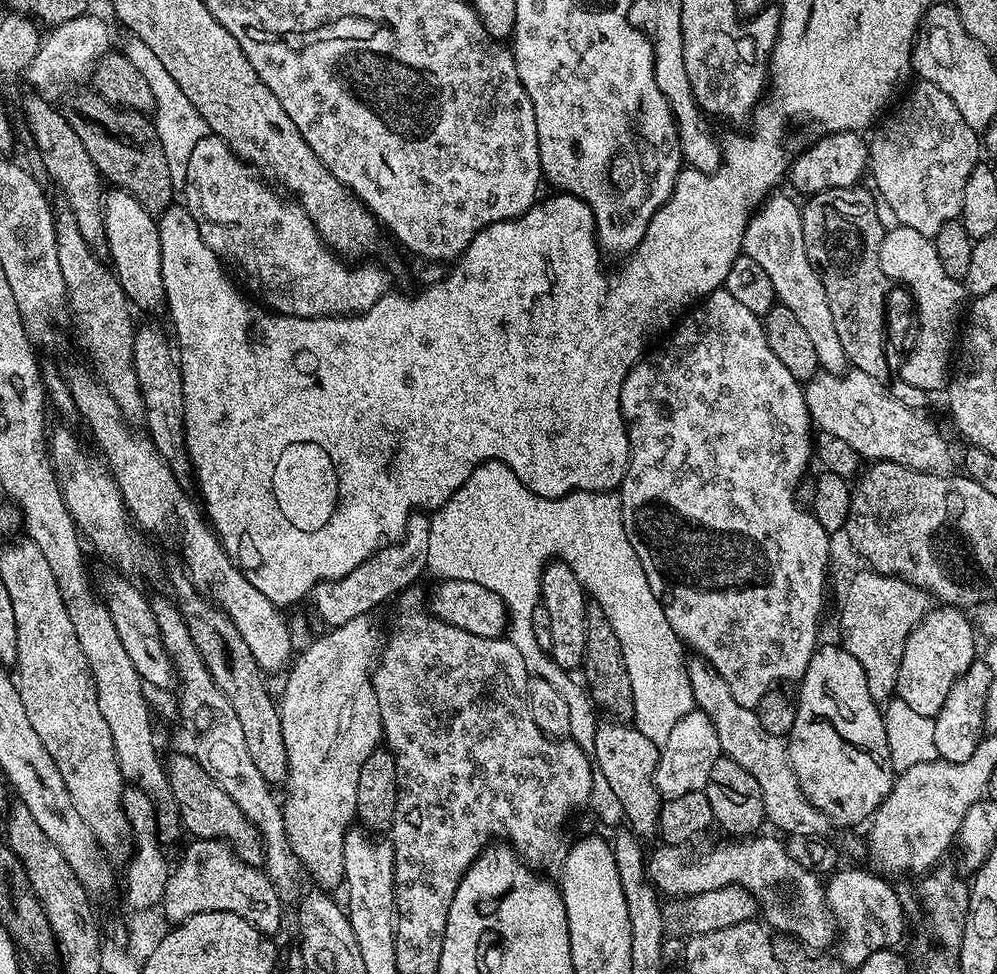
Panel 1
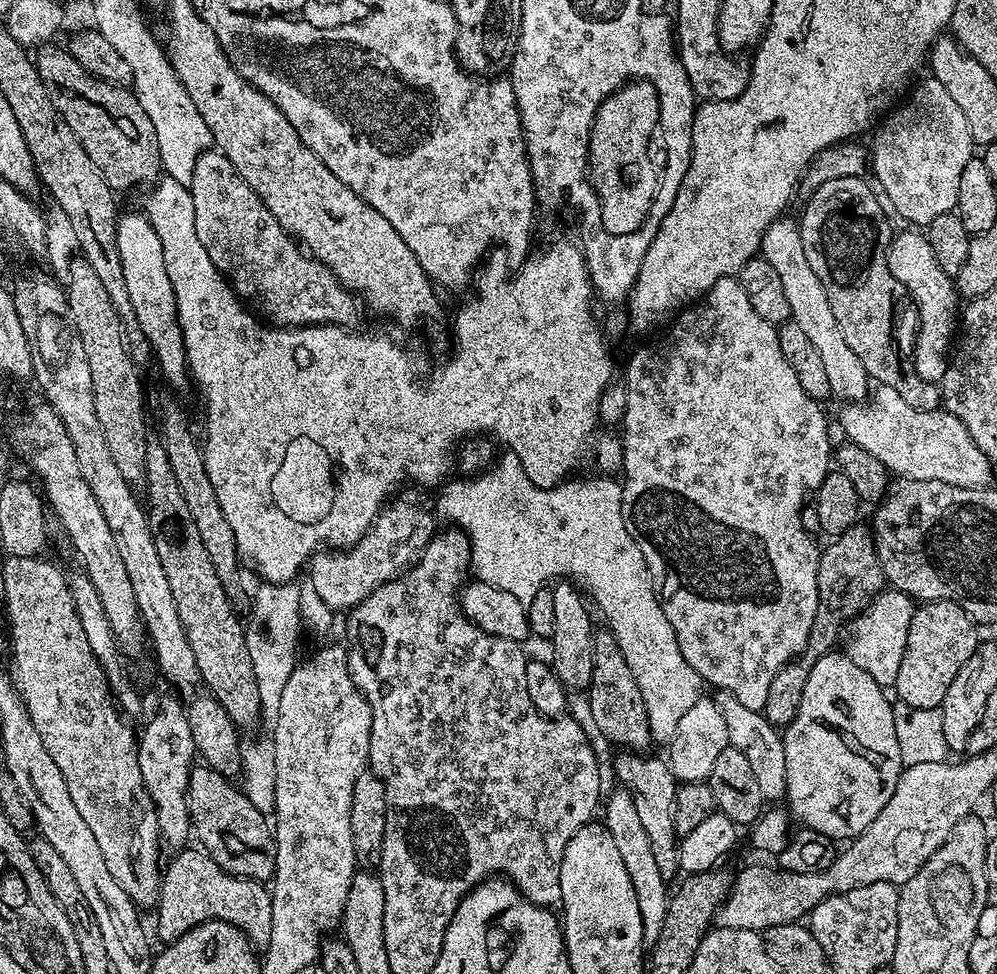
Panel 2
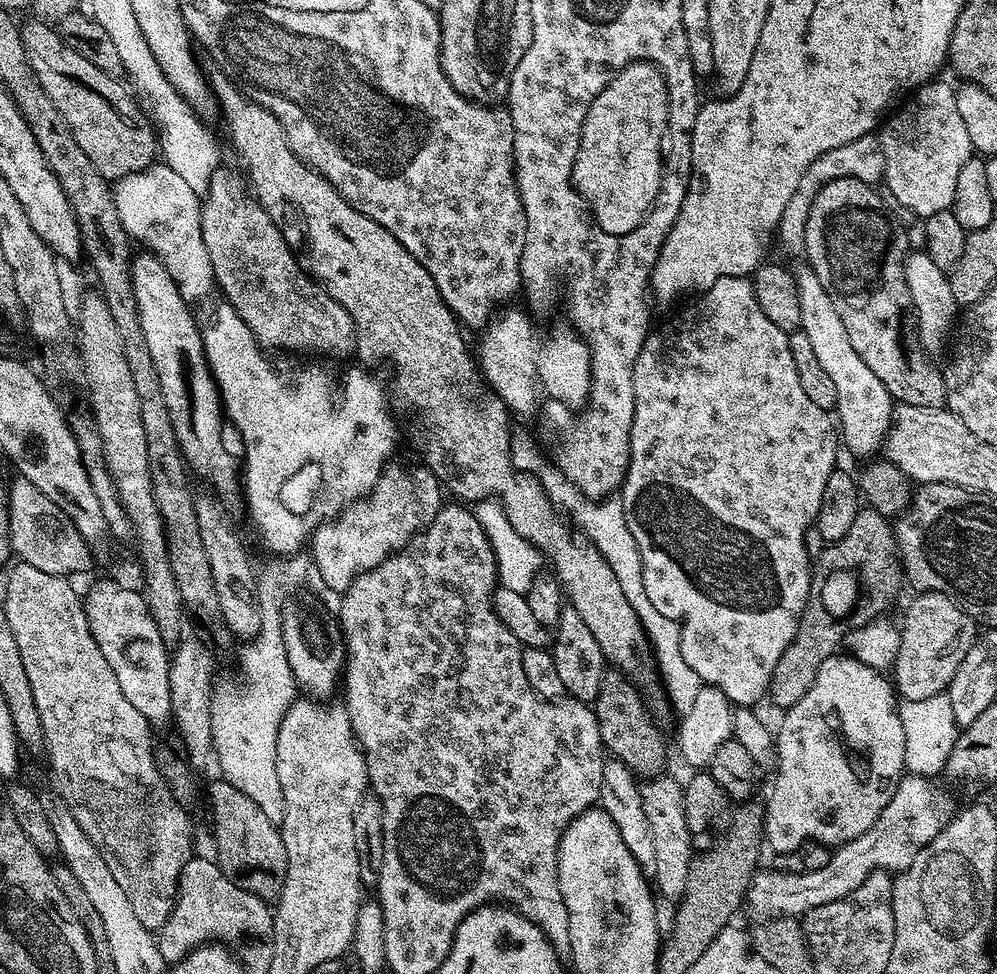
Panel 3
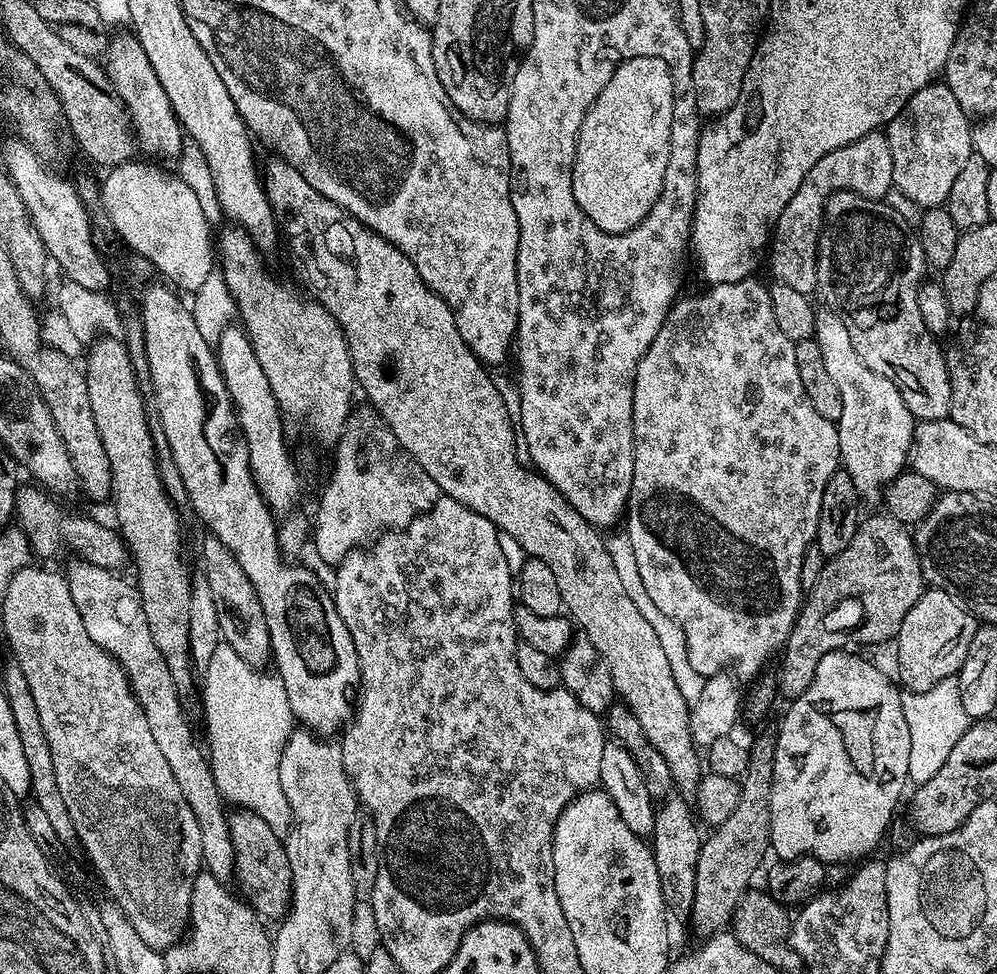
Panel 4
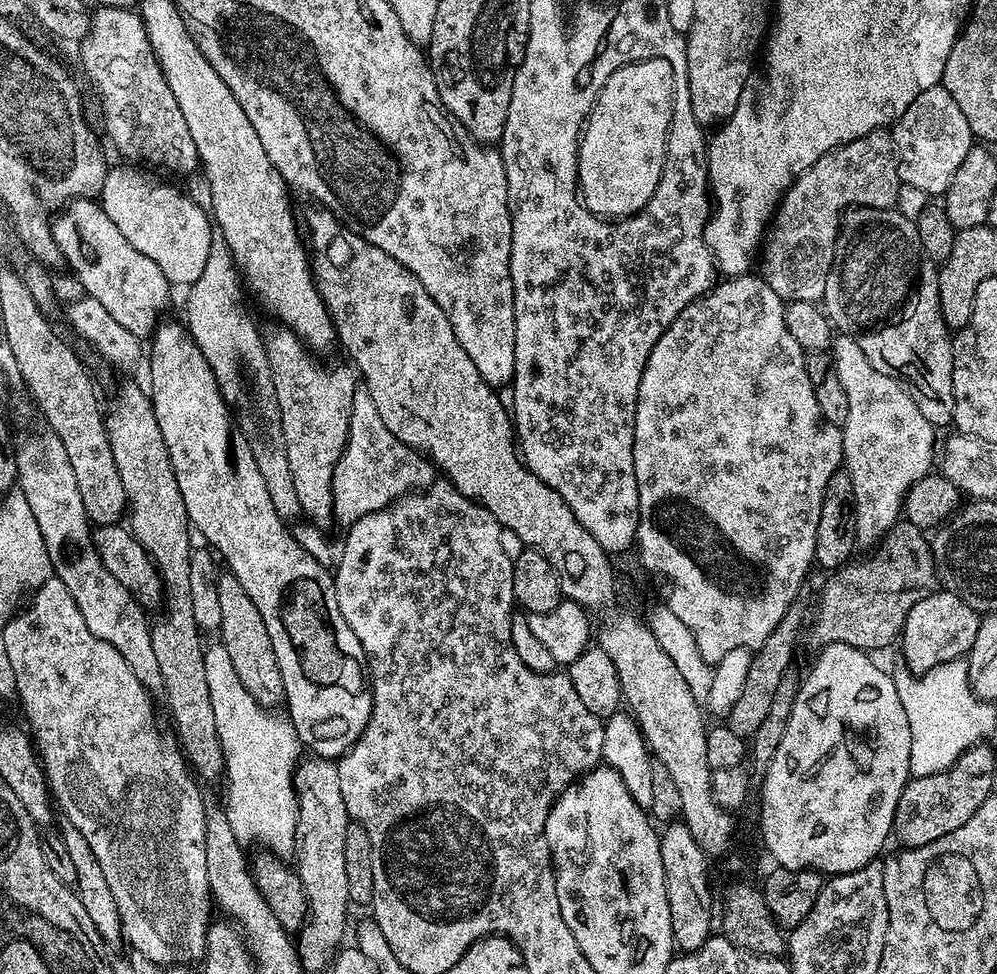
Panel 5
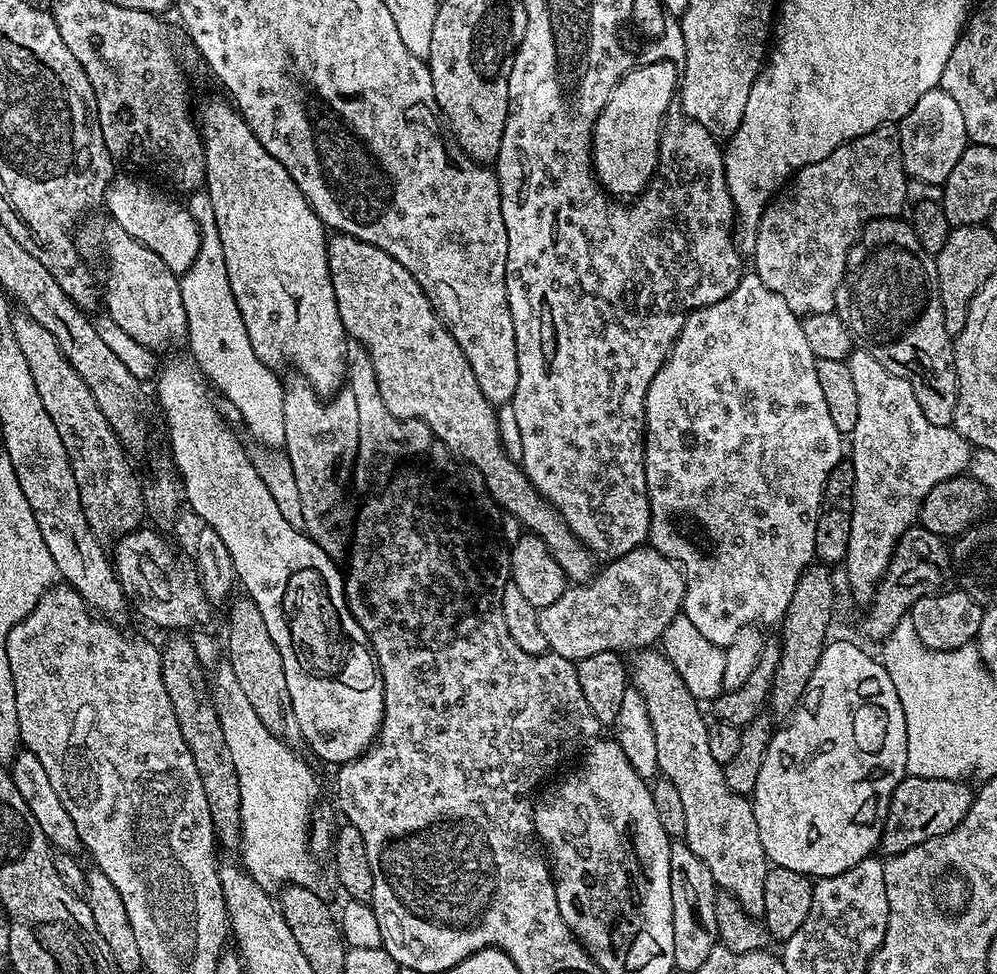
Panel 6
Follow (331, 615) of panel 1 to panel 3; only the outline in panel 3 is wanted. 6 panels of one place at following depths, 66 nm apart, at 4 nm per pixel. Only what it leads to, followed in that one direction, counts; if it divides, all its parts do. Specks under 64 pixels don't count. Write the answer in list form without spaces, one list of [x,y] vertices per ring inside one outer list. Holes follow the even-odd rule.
[[[395,464],[385,468],[367,496],[351,501],[336,517],[312,531],[310,560],[322,574],[325,589],[344,593],[355,576],[368,572],[387,556],[407,548],[440,513],[442,485],[436,475],[423,466],[407,468],[404,464]]]

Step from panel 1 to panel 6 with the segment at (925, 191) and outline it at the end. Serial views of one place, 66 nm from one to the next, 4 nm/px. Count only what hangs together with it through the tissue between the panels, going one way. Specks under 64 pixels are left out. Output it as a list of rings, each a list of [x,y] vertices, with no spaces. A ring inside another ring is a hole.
[[[938,86],[914,102],[914,110],[898,122],[898,135],[905,172],[913,181],[936,185],[943,185],[944,180],[950,178],[950,170],[954,170],[970,143],[957,102]]]

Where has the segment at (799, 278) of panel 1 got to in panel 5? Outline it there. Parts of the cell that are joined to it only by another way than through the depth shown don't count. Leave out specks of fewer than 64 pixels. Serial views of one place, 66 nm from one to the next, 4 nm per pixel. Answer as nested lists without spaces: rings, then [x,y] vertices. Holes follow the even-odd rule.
[[[837,335],[830,355],[836,362],[838,382],[846,390],[846,402],[850,402],[850,414],[842,426],[842,464],[854,482],[856,543],[876,546],[901,519],[910,488],[933,471],[938,456],[937,429],[922,418],[922,410],[914,406],[905,385],[870,366],[855,336]]]

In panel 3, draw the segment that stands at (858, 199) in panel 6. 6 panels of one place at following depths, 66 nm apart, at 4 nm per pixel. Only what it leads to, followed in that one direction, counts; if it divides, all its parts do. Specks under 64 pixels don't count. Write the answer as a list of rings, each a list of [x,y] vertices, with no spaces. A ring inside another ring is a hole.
[[[869,134],[862,138],[854,138],[854,142],[846,142],[846,146],[838,146],[834,150],[826,150],[802,174],[802,182],[798,182],[798,190],[790,198],[786,210],[782,210],[782,218],[778,229],[778,244],[789,248],[797,254],[804,251],[804,231],[806,230],[806,218],[812,209],[814,198],[822,186],[834,182],[838,178],[858,178],[858,182],[866,182],[873,186],[879,185],[884,179],[884,167],[886,158],[882,158],[882,146],[880,137],[876,134]]]

